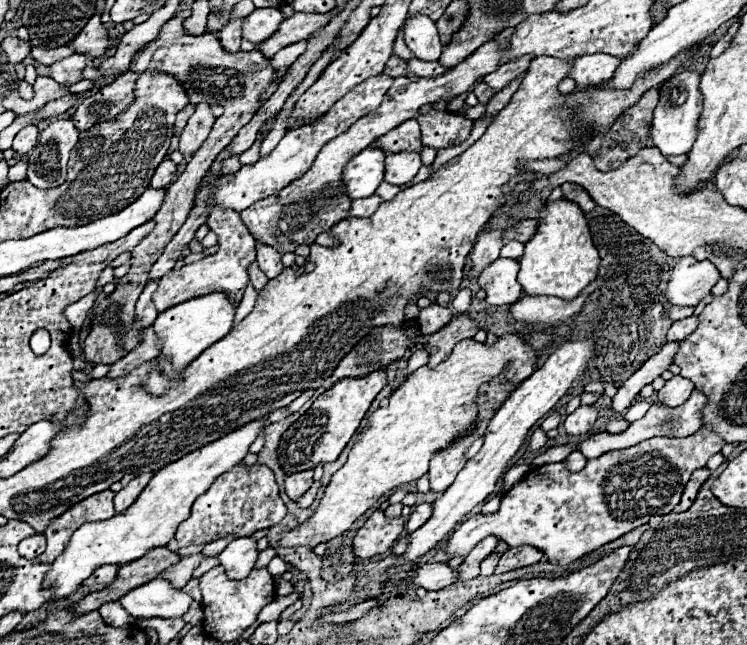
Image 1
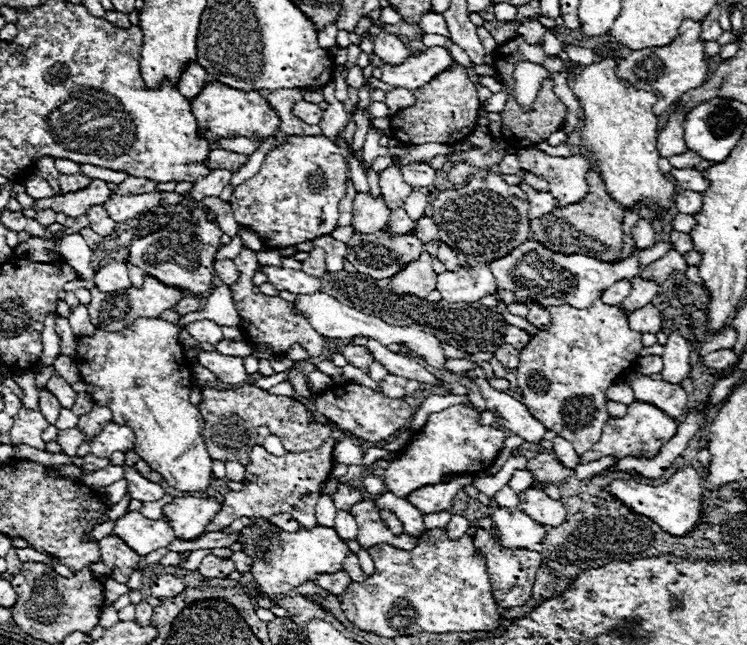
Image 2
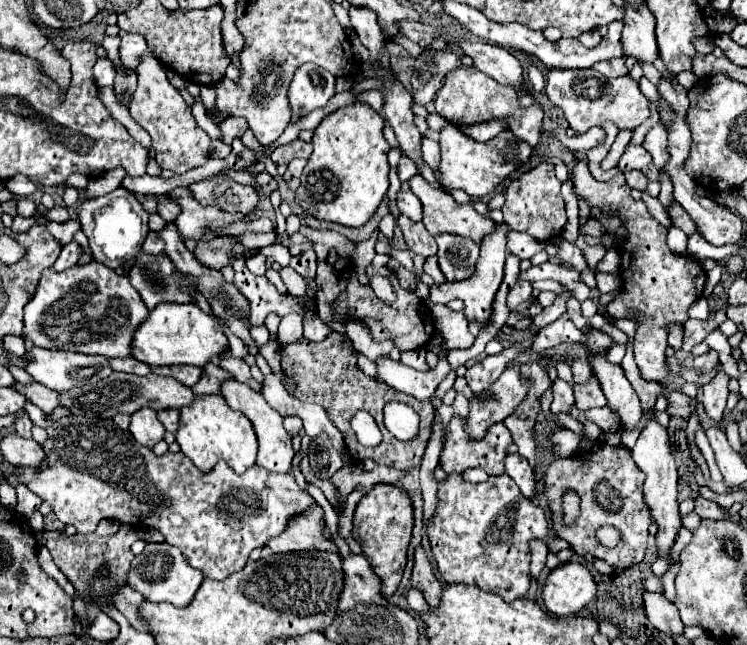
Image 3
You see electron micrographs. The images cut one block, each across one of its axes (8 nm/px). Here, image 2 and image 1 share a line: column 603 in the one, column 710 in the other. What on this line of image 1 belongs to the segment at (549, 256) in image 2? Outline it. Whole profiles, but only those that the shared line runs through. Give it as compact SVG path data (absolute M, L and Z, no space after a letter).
M682 256L672 268L666 300L672 306L692 306L696 308L704 300L712 286L718 282L720 272L710 260L696 260L694 256Z

